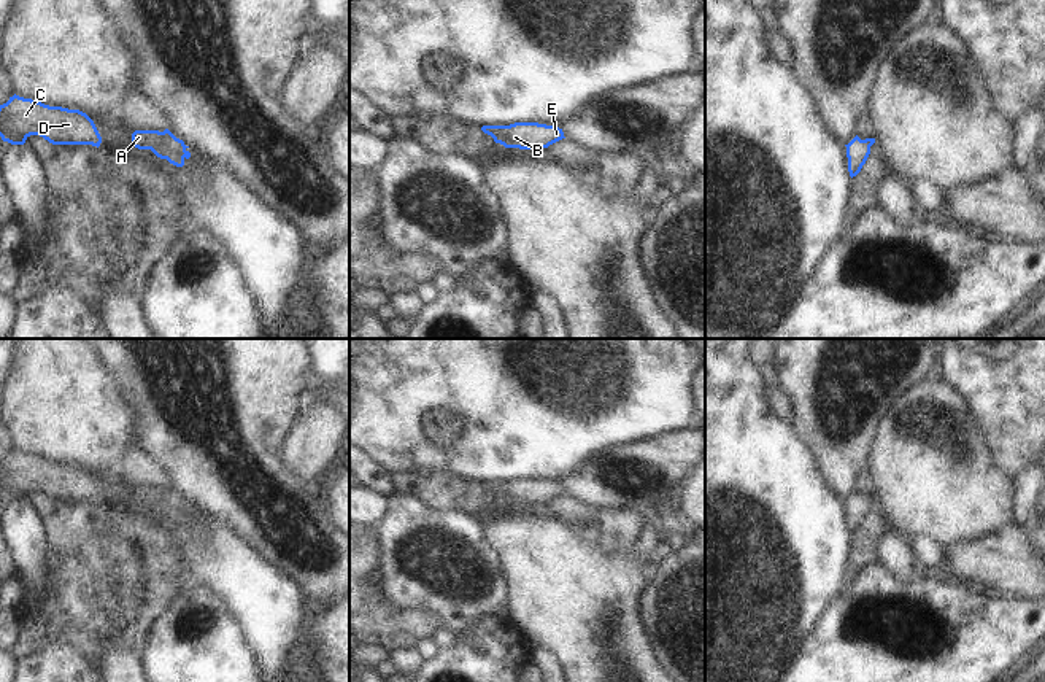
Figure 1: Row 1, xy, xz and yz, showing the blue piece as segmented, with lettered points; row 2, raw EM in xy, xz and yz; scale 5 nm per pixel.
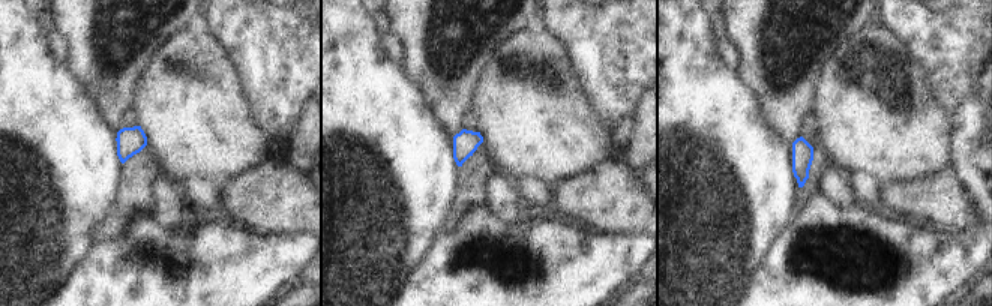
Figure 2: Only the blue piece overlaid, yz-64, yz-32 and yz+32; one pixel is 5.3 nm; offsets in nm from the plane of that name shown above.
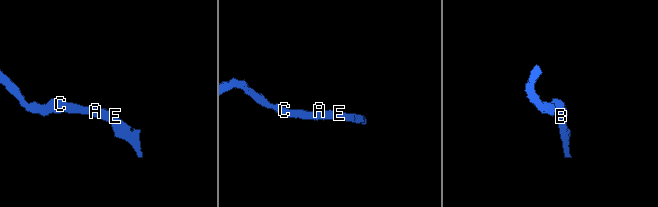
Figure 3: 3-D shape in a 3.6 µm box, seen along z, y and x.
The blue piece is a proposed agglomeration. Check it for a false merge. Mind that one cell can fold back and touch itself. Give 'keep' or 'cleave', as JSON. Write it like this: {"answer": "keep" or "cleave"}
{"answer": "keep"}

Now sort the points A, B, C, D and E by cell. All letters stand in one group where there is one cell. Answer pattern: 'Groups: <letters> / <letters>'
Groups: A B C D E.

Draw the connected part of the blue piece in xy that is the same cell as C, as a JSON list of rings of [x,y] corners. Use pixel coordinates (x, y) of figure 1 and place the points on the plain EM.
[[[14,450],[6,459],[0,461],[0,493],[11,501],[24,501],[30,491],[40,491],[52,501],[92,501],[98,504],[102,499],[94,477],[86,469],[49,463]]]

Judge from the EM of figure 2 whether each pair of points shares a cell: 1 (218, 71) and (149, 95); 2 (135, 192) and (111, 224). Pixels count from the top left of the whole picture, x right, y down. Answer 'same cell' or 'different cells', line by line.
1: same cell
2: same cell

